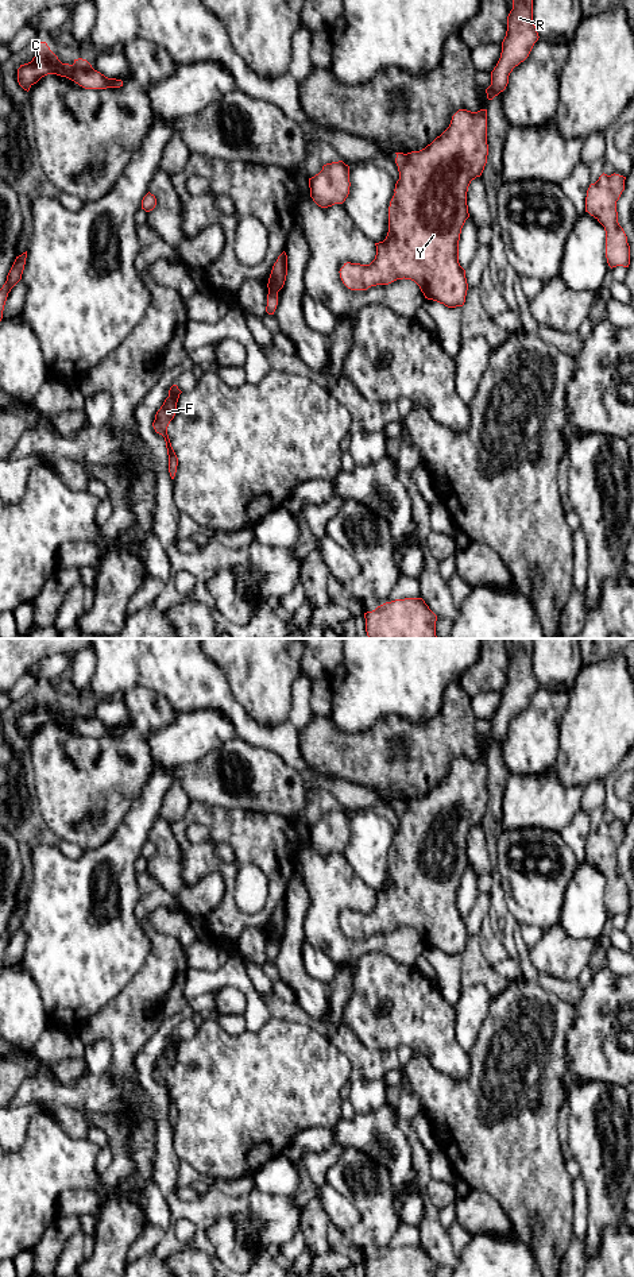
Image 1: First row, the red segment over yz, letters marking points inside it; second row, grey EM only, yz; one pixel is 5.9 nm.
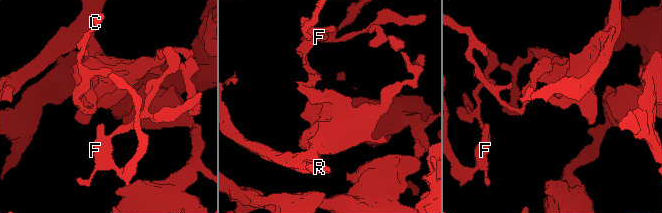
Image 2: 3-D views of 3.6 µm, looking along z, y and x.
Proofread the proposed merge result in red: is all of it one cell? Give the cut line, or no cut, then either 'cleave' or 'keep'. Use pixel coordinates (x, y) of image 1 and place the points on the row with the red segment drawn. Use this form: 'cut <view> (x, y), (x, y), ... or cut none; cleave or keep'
cut yz (269, 290), (277, 293); cleave

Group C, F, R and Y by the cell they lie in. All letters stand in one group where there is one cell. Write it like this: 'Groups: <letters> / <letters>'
Groups: C F / R Y

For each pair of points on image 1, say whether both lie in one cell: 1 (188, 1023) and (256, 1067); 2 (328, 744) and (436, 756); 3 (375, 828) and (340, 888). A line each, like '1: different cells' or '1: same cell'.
1: different cells
2: same cell
3: different cells

